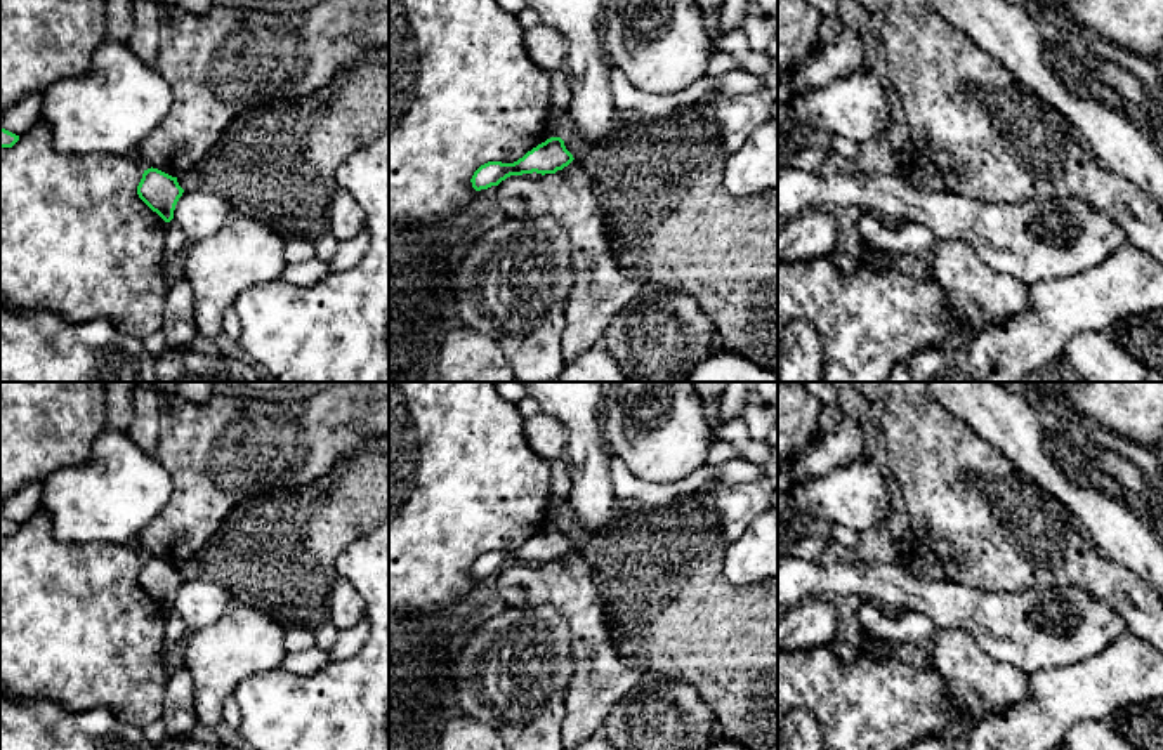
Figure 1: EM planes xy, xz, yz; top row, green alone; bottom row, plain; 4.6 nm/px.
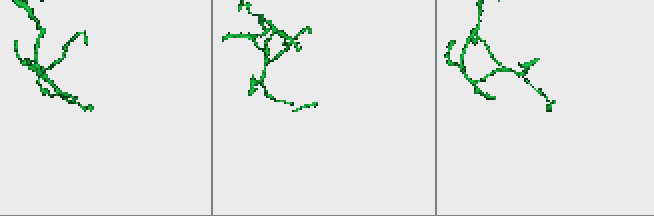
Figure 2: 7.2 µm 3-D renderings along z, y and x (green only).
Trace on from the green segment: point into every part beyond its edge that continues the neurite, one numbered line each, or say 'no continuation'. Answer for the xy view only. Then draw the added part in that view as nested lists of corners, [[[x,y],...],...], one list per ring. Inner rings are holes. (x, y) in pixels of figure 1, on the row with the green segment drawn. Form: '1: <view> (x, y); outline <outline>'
no continuation

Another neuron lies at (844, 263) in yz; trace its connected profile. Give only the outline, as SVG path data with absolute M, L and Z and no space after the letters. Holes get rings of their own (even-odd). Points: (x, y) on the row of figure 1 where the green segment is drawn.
M833 250L828 259L833 262L833 266L844 273L844 274L852 274L856 273L863 262L859 262L857 259L844 253L844 252L838 252L838 250Z

